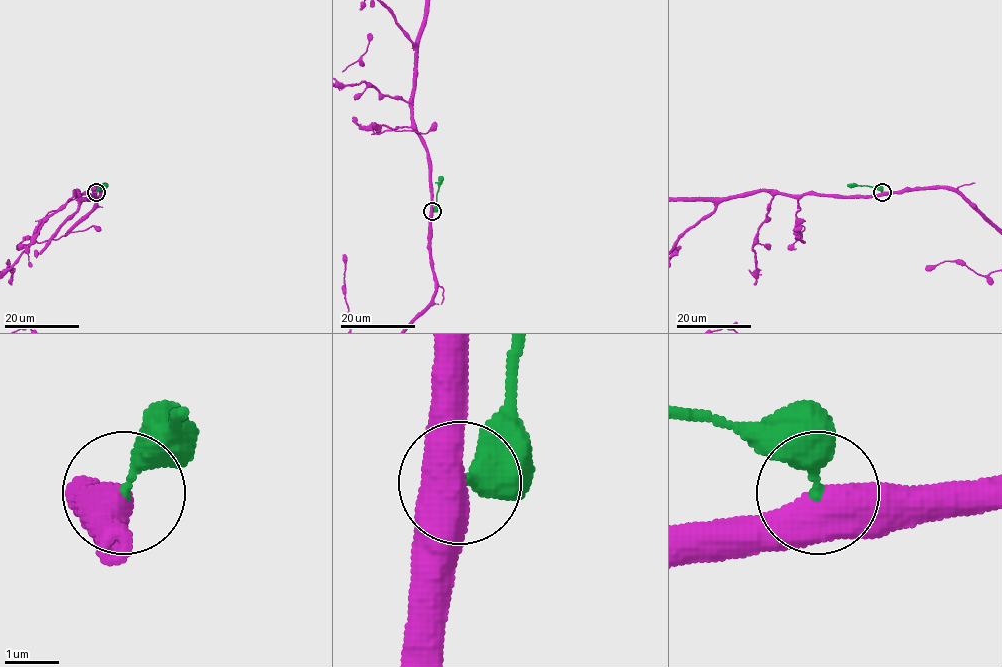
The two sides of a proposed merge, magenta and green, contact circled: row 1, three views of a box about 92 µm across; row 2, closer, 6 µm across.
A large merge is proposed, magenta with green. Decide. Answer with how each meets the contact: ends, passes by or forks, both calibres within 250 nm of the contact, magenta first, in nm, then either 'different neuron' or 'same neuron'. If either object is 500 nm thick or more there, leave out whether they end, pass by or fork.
550 nm thick on the magenta side, 320 nm on the other; same neuron

